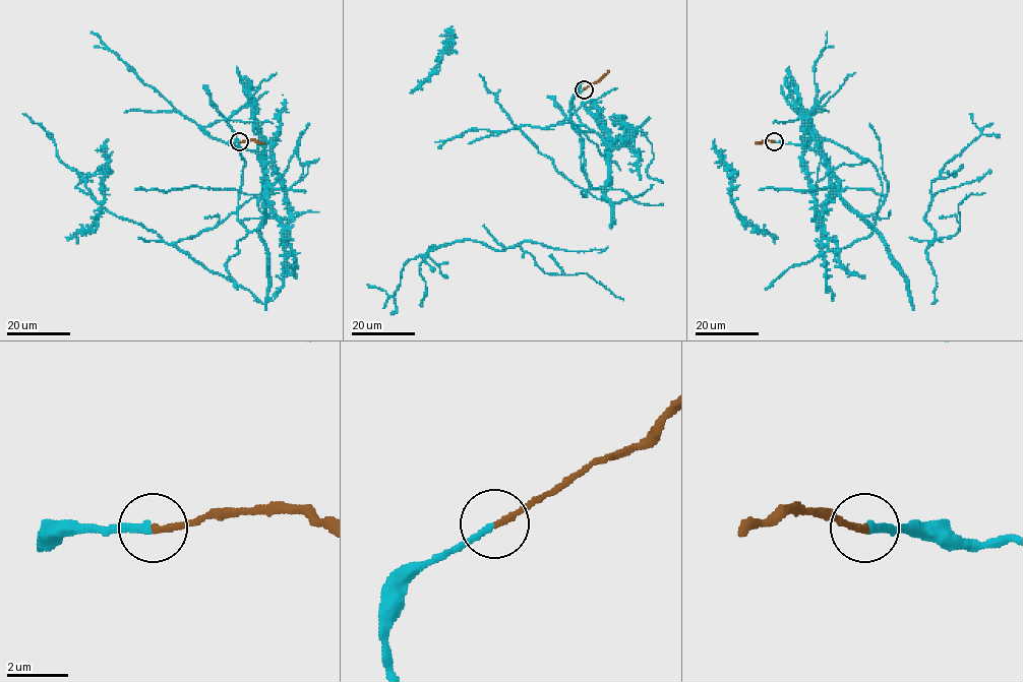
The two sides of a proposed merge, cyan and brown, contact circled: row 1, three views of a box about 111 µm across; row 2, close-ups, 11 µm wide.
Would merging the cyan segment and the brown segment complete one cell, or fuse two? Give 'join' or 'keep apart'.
join

